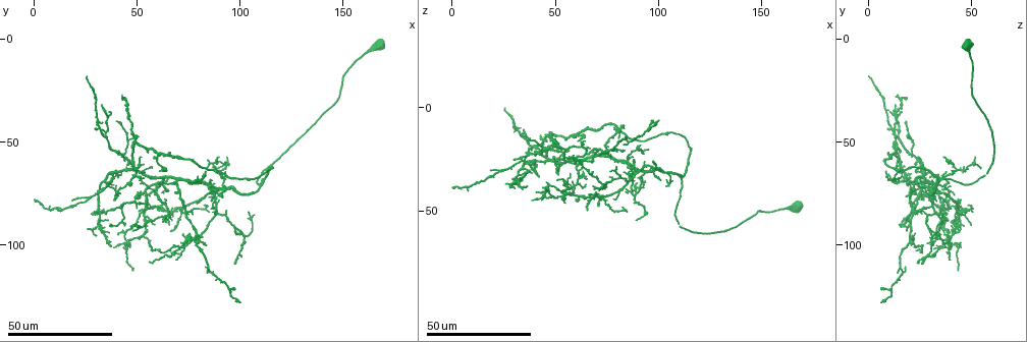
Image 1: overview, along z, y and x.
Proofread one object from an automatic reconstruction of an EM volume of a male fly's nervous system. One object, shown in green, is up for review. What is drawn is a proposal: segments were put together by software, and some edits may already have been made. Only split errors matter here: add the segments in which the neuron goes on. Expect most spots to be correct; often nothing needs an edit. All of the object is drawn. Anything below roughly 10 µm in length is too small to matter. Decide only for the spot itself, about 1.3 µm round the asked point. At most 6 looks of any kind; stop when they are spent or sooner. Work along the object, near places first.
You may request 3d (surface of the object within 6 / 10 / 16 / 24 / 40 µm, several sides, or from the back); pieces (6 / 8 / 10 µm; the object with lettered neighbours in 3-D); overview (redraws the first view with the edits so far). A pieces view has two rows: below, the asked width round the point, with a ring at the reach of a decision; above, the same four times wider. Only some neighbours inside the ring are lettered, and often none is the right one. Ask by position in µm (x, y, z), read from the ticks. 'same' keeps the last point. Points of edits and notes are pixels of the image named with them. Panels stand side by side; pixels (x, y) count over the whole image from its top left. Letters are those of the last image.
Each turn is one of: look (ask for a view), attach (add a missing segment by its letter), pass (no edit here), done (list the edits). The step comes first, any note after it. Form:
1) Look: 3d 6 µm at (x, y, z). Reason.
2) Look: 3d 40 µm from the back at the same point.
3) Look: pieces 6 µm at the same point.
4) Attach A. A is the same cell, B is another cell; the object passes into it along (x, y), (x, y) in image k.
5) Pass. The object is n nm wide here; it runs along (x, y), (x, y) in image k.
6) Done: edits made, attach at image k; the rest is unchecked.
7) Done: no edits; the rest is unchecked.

Look: 3d 40 µm at (87, 82, 40). Tapers out.

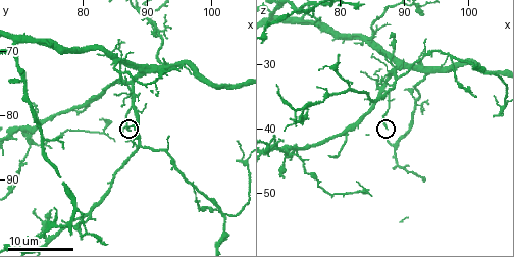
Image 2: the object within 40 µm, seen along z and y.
Look: pieces 8 µm at the same point.

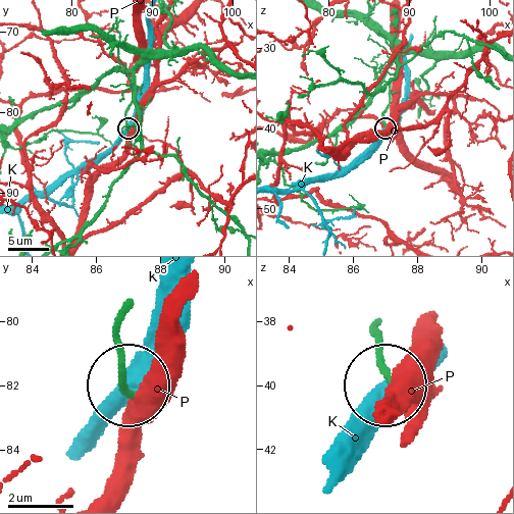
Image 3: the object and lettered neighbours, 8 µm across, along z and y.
Pass. K and P are other cells; it runs along (121, 329), (121, 383), (130, 395) in image 3; none of them fits.

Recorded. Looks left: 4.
Look: 3d 40 µm at (30, 44, 10). Free end.

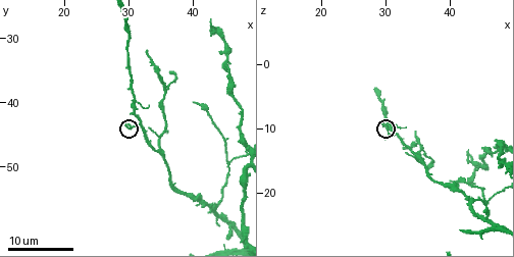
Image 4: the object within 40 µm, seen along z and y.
Look: pieces 10 µm at (29.5, 44.0, 9.5).

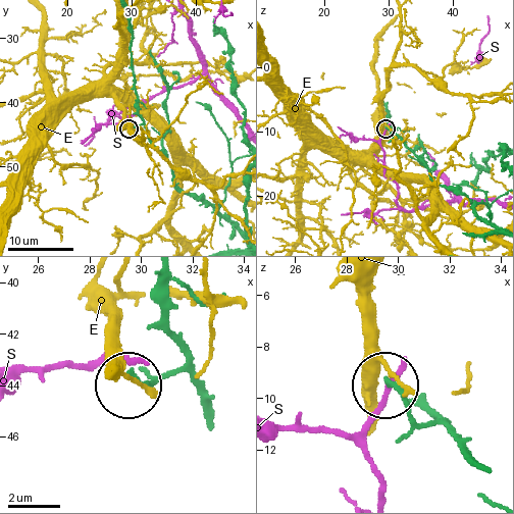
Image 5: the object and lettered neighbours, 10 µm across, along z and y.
Pass. E and S are other cells; it runs along (208, 396), (180, 369), (136, 382) in image 5; no lettered segment goes on from it.

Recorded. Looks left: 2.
Look: 3d 40 µm at (26, 18, 1). End of a long branch.

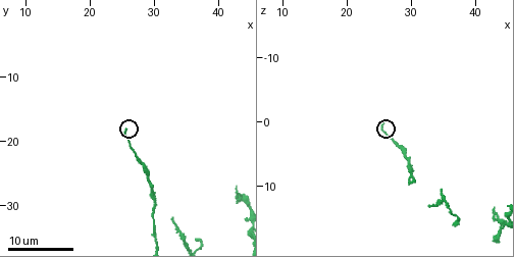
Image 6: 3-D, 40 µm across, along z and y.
Look: pieces 10 µm at (25.5, 18.5, 0.5).

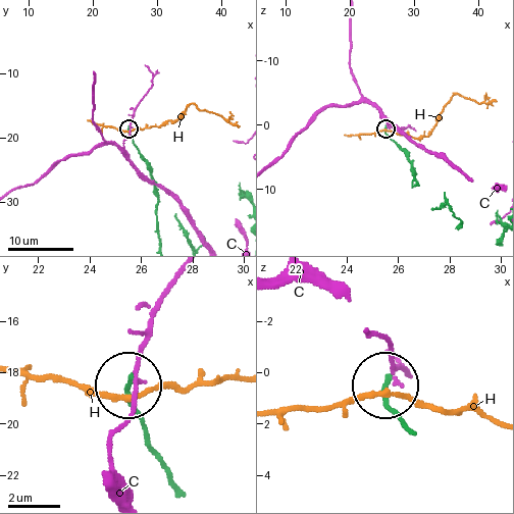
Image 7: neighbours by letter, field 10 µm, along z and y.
Pass. C and H are other cells; it runs along (170, 478), (131, 387) in image 7; no lettered segment goes on from it.

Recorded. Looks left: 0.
Done: no edits; the rest is unchecked.

